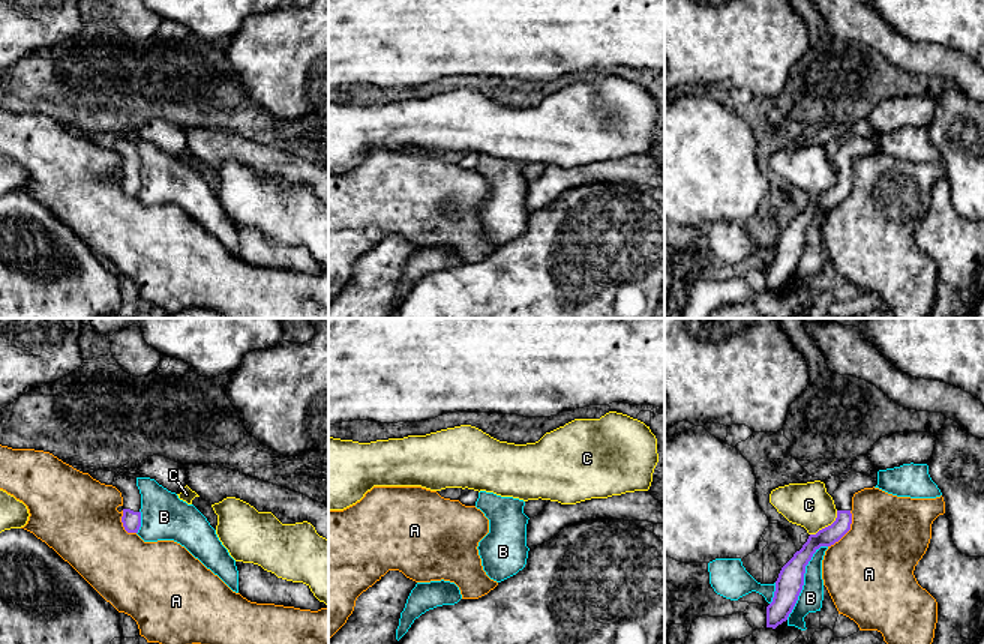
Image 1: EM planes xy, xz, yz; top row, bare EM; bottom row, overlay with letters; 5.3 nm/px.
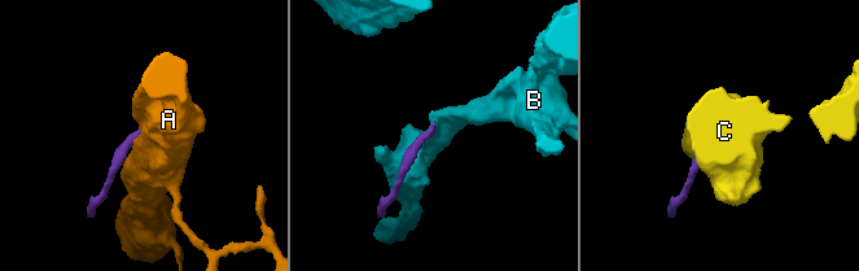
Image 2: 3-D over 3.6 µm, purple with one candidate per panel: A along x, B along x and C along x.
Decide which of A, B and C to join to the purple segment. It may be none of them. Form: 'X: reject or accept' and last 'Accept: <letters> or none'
A: reject
B: reject
C: reject
Accept: none

